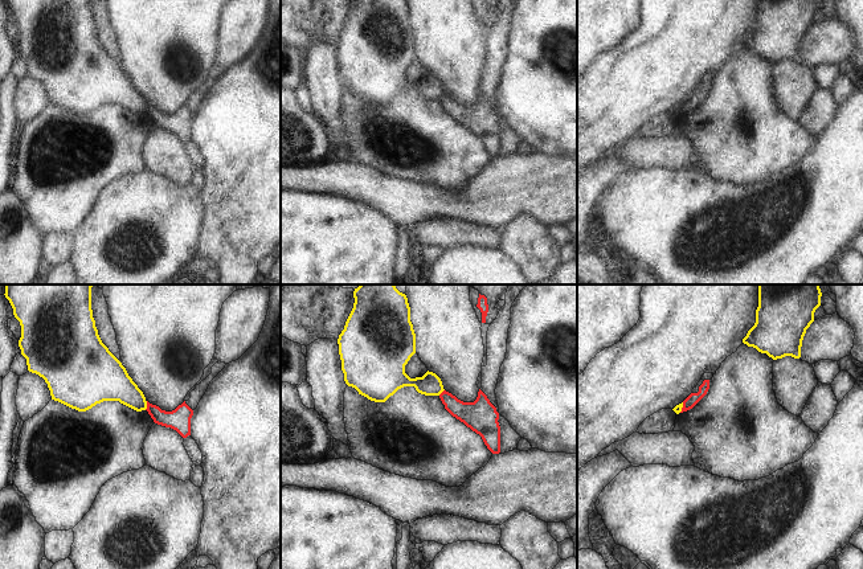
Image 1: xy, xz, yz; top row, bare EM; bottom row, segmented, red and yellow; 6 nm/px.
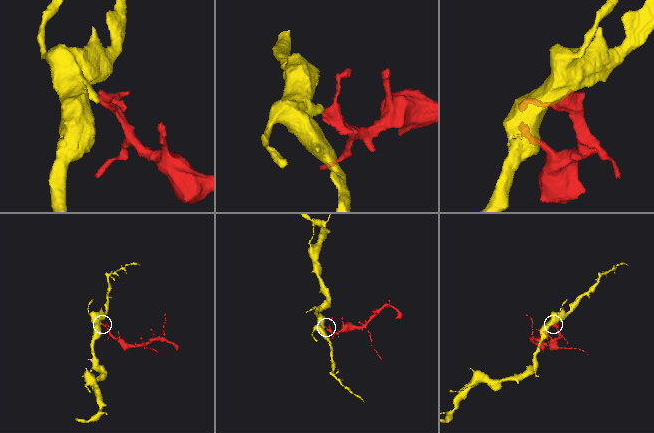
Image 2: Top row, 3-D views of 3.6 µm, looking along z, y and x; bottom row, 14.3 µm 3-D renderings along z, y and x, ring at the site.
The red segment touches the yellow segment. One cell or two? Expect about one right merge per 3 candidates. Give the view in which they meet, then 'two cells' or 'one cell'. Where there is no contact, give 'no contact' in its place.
xy | two cells

